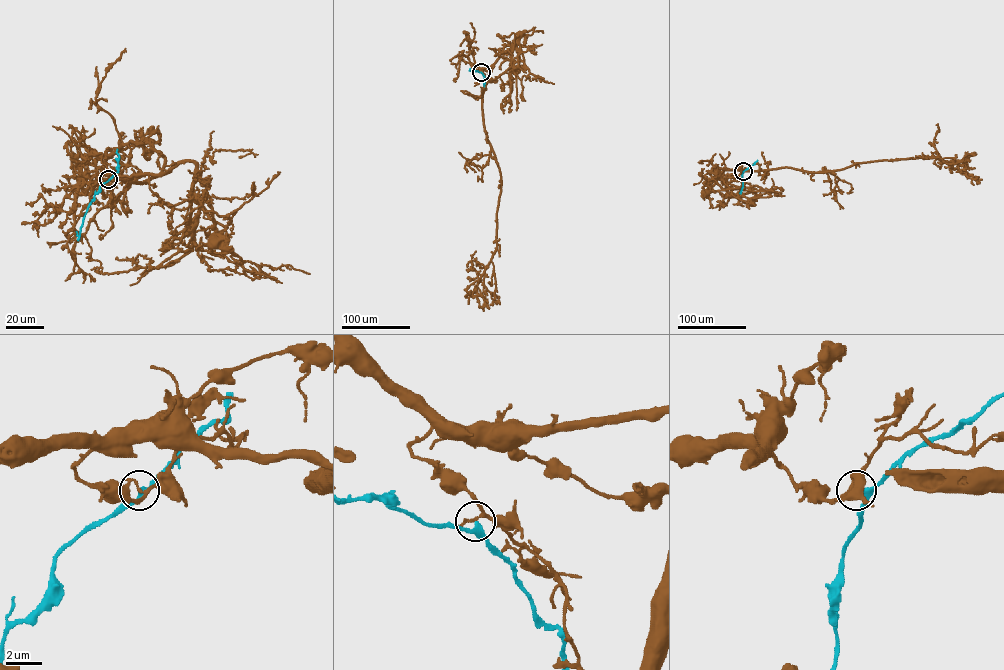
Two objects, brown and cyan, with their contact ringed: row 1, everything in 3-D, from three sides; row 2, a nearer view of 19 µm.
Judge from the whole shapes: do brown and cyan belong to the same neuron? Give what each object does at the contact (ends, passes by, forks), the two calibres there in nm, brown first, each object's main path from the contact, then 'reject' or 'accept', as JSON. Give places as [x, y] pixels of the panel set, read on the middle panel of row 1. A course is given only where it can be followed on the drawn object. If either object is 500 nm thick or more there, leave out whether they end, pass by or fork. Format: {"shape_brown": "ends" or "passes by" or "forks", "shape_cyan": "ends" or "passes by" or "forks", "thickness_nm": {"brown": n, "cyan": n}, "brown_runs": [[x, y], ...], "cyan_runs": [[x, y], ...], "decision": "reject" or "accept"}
{"shape_brown": "forks", "shape_cyan": "passes by", "thickness_nm": {"brown": 140, "cyan": 280}, "brown_runs": [[481, 72], [479, 69], [489, 68], [509, 45], [510, 65], [516, 70], [521, 68], [524, 59], [519, 35]], "cyan_runs": [[481, 72], [469, 70]], "decision": "reject"}

